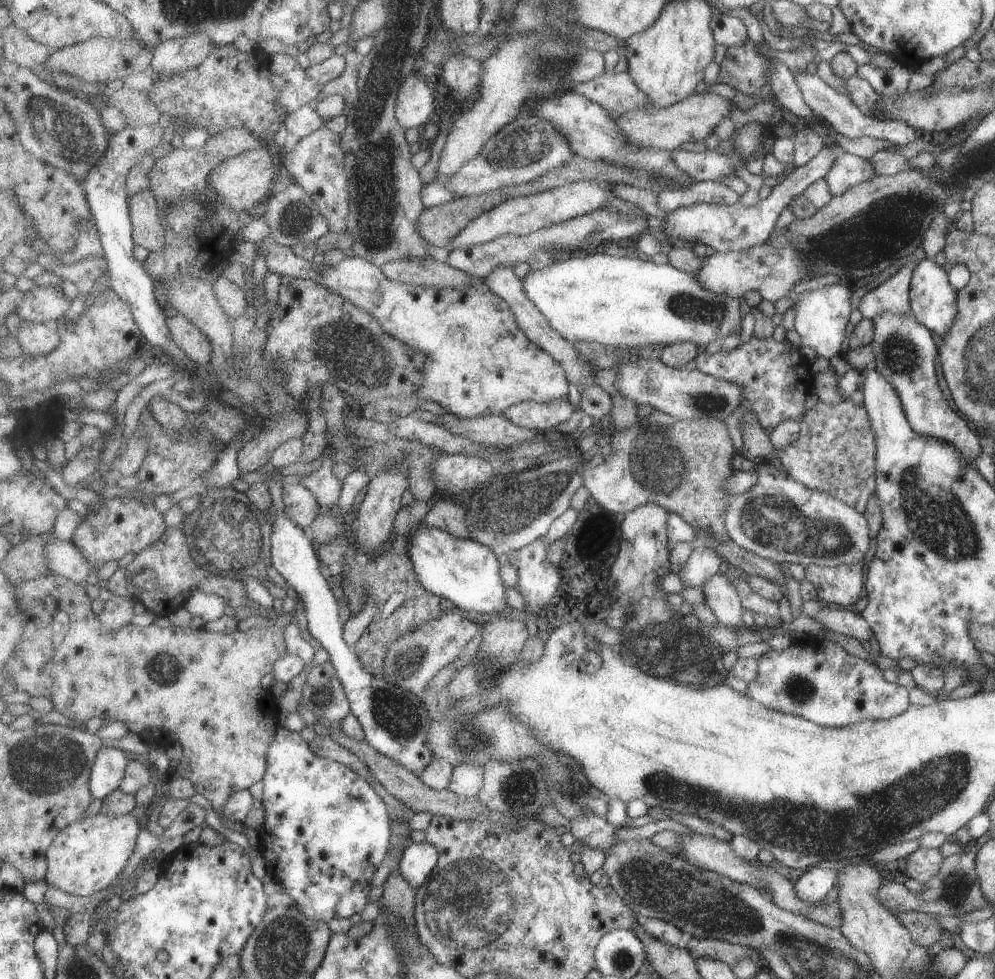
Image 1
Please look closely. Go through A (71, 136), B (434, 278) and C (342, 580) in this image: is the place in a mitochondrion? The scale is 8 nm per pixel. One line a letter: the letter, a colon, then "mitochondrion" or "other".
A: mitochondrion
B: other
C: other

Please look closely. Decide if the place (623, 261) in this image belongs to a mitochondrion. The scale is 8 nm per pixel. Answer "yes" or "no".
no

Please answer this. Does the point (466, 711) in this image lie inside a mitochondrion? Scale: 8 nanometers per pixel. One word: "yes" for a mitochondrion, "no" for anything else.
yes

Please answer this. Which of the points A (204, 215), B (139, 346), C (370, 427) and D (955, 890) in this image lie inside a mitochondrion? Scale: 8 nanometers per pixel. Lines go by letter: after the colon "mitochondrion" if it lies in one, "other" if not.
A: mitochondrion
B: other
C: other
D: mitochondrion

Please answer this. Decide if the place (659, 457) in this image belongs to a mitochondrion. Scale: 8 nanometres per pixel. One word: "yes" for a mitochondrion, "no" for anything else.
yes

